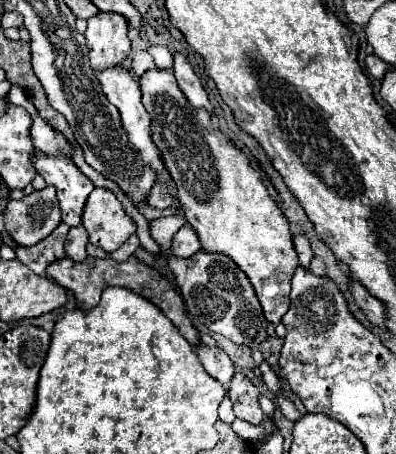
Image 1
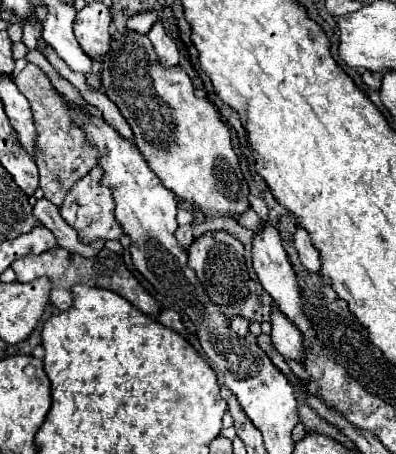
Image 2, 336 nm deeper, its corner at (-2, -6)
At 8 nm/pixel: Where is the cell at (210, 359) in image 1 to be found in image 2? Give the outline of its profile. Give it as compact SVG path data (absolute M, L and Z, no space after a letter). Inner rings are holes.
M162 308L162 312L158 314L158 320L160 320L164 326L168 326L168 328L180 332L180 334L186 334L186 330L184 330L184 326L182 326L182 320L180 320L180 314L178 314L178 312L174 312L174 310L170 310L170 308Z

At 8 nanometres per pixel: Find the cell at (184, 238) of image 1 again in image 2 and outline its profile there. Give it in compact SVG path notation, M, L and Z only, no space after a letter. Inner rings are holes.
M190 224L178 226L178 230L174 232L174 236L176 236L176 240L178 240L184 248L188 248L188 246L194 242L194 234L192 234L192 226L190 226Z

